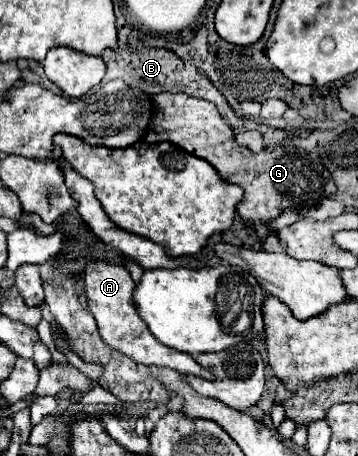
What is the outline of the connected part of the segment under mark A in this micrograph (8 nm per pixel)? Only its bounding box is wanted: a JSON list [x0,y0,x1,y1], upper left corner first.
[84,262,204,376]

